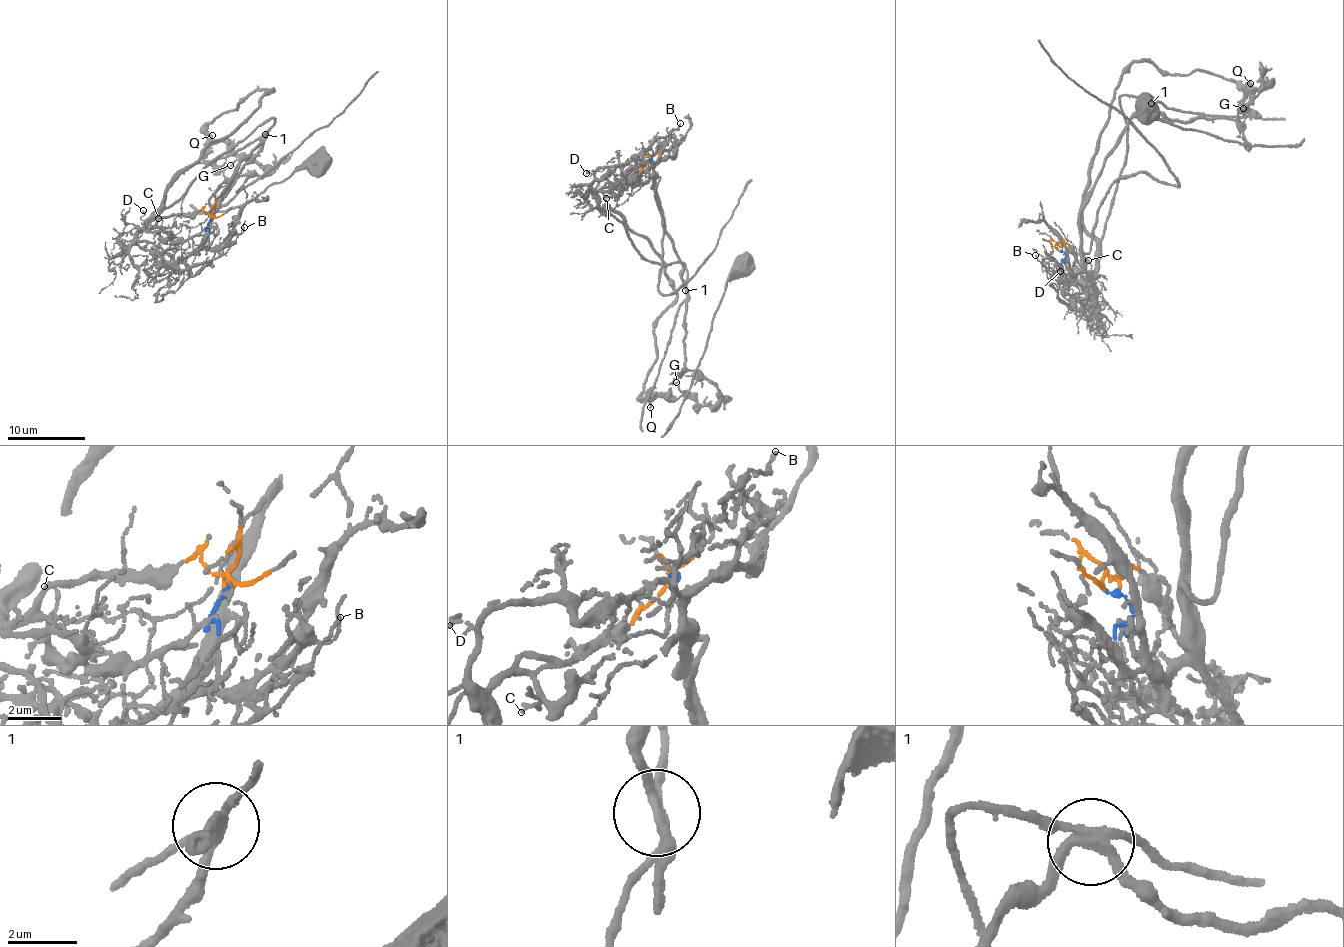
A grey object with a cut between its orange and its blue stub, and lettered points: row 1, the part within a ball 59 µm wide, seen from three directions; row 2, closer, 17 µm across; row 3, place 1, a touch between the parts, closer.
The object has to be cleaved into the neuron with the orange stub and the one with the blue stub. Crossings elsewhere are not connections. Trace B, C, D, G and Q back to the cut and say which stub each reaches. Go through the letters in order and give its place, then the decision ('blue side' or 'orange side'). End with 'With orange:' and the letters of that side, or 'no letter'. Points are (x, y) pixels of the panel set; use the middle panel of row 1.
B: (680, 123) | blue side
C: (606, 198) | orange side
D: (586, 173) | orange side
G: (676, 382) | blue side
Q: (650, 407) | orange side
With orange: C, D, Q

